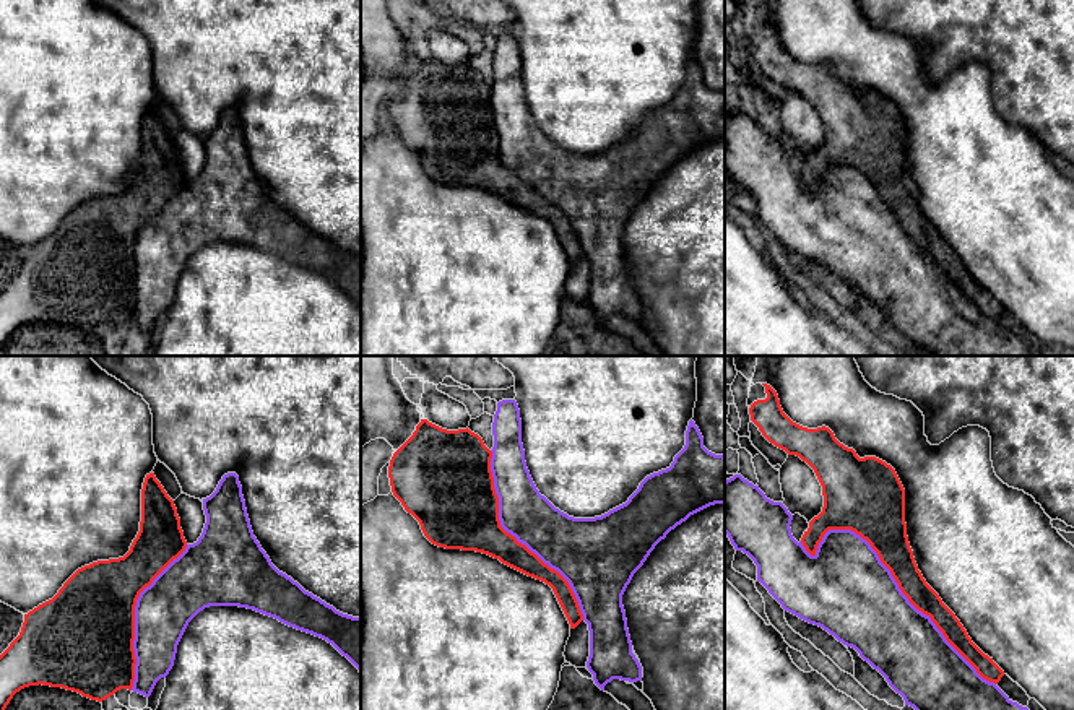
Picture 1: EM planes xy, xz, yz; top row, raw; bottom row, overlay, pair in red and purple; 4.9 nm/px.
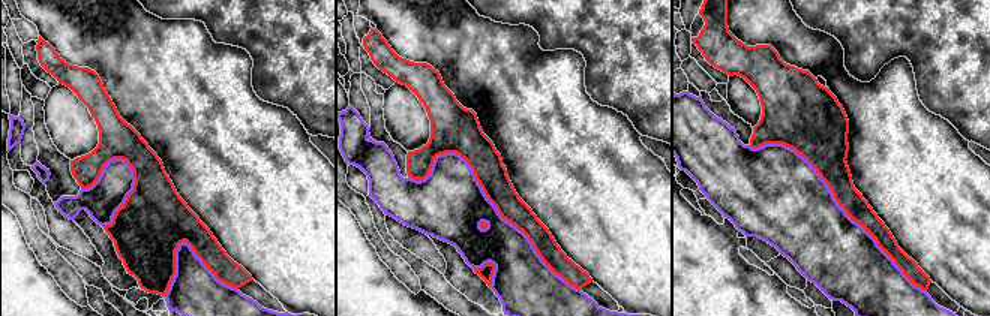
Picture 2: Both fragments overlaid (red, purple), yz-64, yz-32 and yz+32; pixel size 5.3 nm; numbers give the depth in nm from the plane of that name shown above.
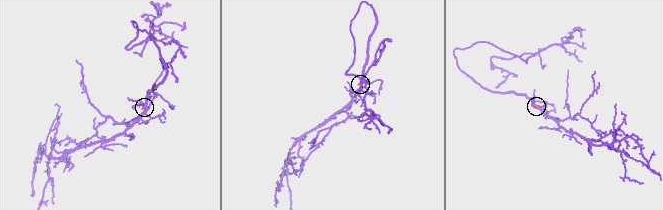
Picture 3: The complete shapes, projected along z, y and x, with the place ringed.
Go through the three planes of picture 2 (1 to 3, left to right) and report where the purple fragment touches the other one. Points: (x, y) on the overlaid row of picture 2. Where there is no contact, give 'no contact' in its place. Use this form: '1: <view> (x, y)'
1: yz-64 (128, 195)
2: yz-32 (488, 198)
3: yz+32 (836, 199)

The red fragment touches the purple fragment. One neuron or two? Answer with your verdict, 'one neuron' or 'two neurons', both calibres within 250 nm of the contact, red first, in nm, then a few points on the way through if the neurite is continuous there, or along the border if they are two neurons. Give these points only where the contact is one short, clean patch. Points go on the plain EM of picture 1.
two neurons; 220 nm thick on the red side, 440 nm on the other

